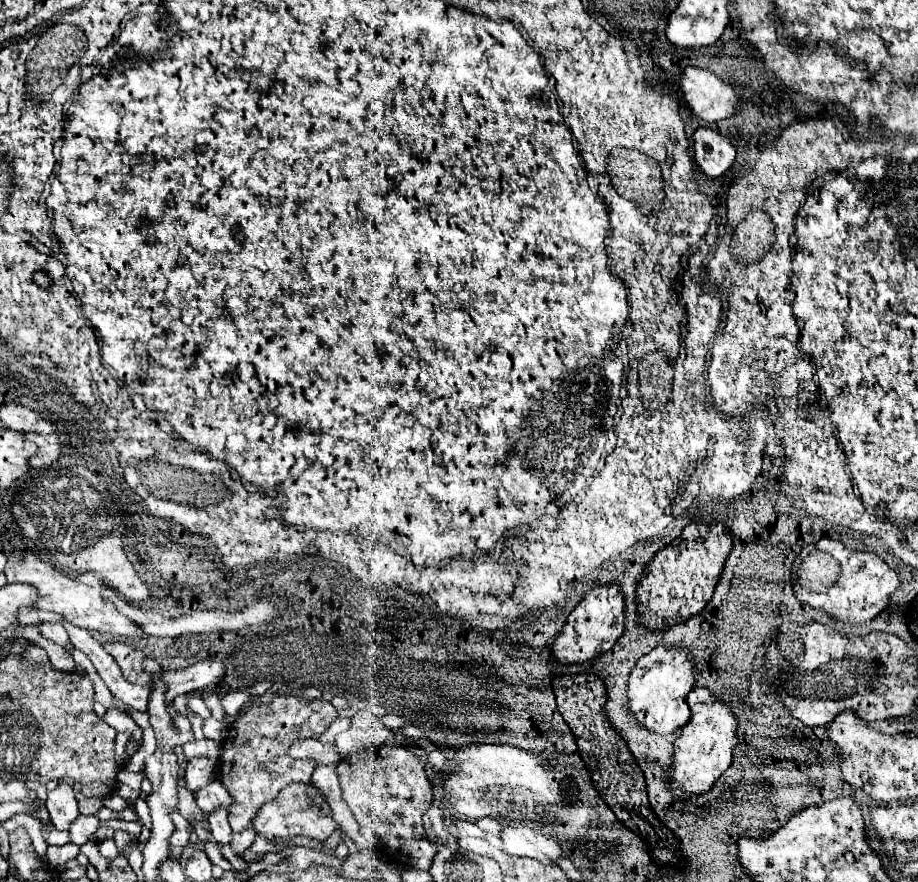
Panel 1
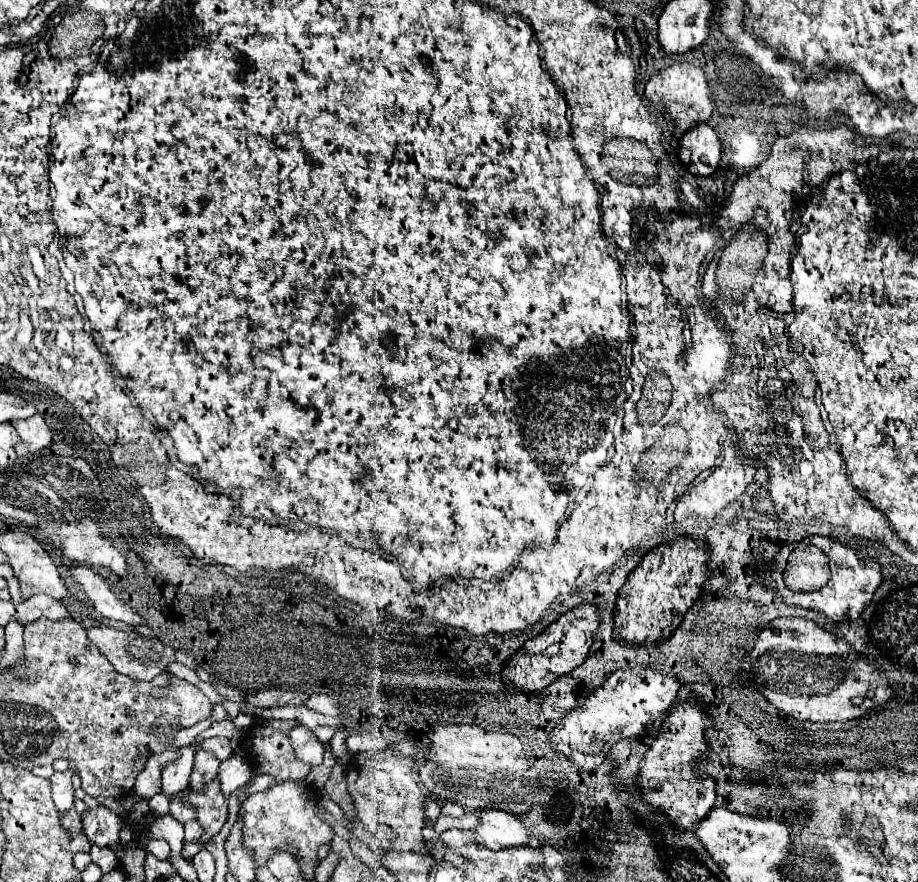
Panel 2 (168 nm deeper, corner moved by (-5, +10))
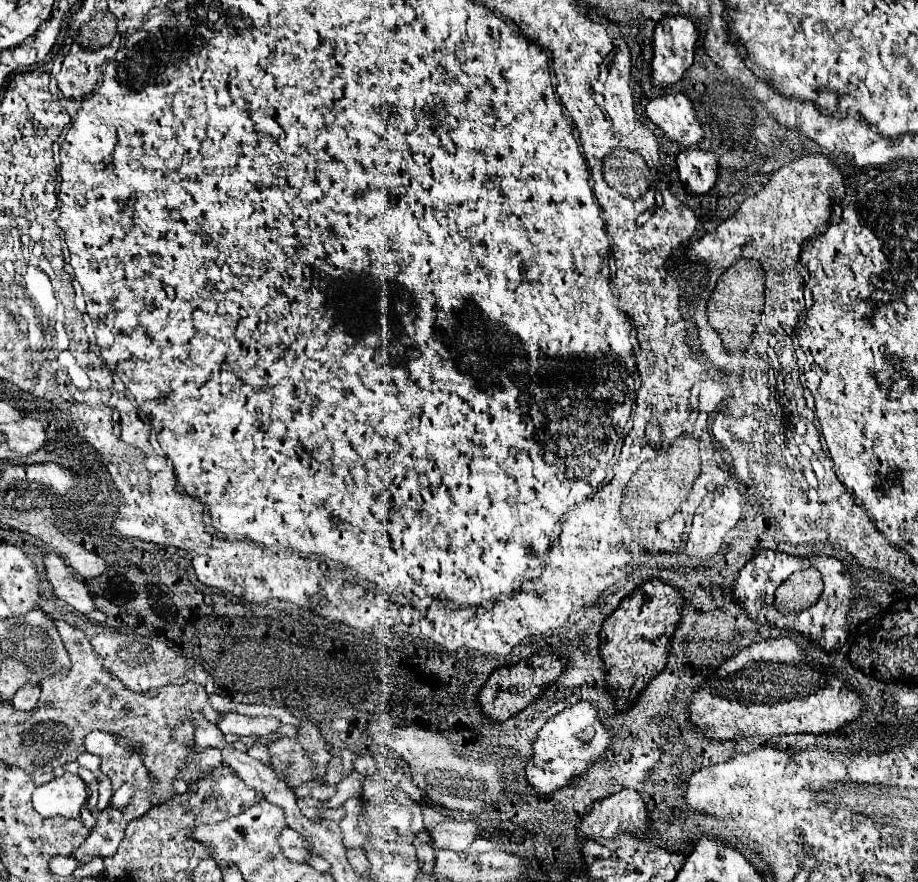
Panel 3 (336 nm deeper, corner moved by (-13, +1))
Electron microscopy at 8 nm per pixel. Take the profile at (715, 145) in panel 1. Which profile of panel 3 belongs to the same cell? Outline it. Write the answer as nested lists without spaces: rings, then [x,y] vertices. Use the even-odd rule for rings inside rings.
[[[692,147],[678,155],[676,159],[680,181],[688,193],[708,193],[718,177],[718,159],[714,153]]]

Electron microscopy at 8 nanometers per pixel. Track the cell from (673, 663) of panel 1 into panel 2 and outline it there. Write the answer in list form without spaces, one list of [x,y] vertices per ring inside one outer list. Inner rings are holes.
[[[624,668],[610,674],[598,690],[590,692],[582,704],[568,710],[558,720],[550,736],[552,750],[564,754],[578,770],[588,772],[600,766],[606,758],[606,750],[610,750],[618,740],[640,736],[648,722],[660,724],[664,720],[664,712],[680,688],[678,684],[676,678],[652,672],[650,668]]]

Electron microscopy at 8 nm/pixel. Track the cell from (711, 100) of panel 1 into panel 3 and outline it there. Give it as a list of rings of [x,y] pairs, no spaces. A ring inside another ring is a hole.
[[[662,93],[646,107],[646,117],[672,141],[696,145],[704,139],[702,125],[694,117],[694,103],[686,93]]]

